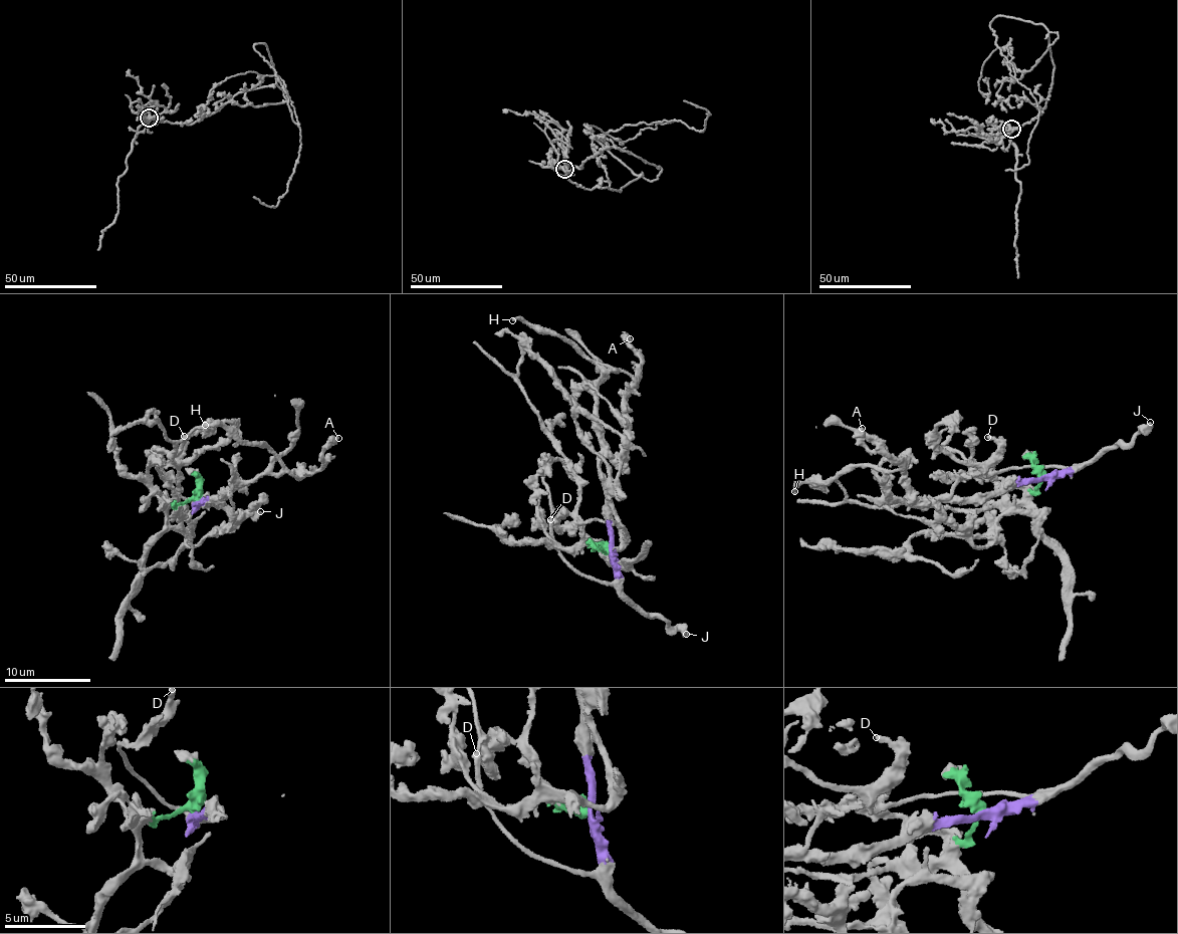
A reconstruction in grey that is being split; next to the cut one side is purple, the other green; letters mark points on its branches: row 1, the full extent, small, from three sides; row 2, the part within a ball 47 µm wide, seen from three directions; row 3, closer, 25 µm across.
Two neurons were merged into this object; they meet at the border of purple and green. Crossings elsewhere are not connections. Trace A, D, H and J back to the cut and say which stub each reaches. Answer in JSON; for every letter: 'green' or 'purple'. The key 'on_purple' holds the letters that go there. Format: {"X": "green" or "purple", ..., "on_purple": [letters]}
{"A": "purple", "D": "purple", "H": "purple", "J": "purple", "on_purple": ["A", "D", "H", "J"]}

